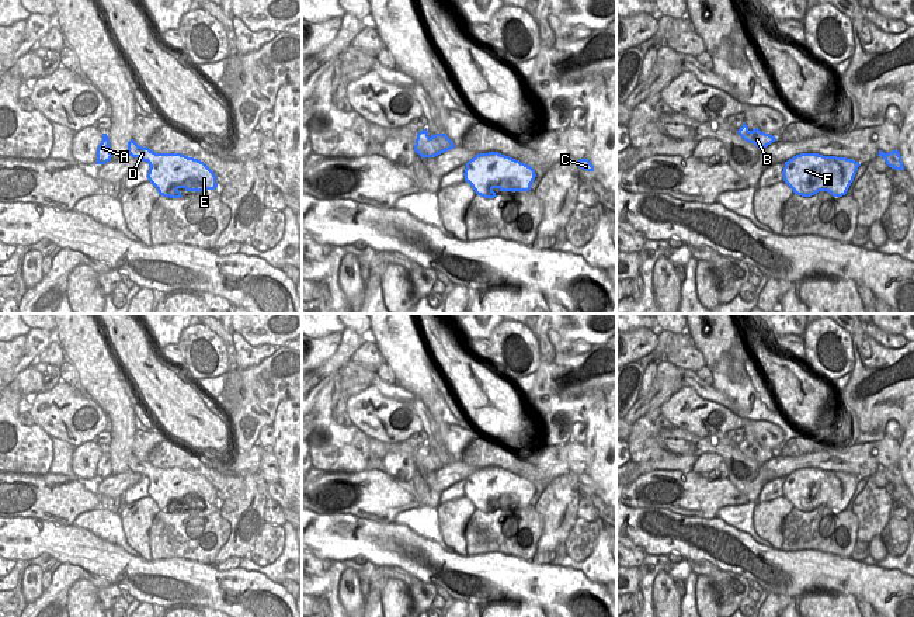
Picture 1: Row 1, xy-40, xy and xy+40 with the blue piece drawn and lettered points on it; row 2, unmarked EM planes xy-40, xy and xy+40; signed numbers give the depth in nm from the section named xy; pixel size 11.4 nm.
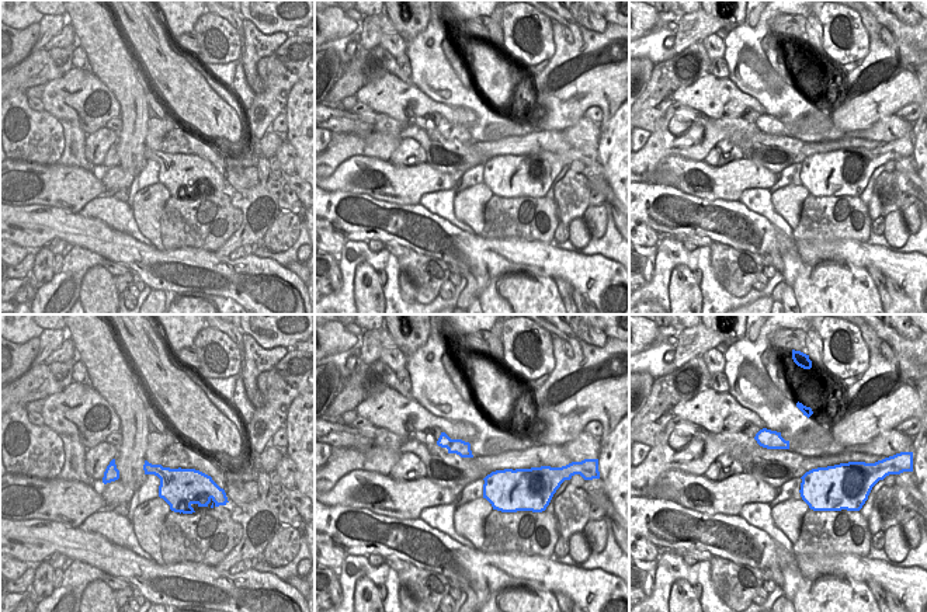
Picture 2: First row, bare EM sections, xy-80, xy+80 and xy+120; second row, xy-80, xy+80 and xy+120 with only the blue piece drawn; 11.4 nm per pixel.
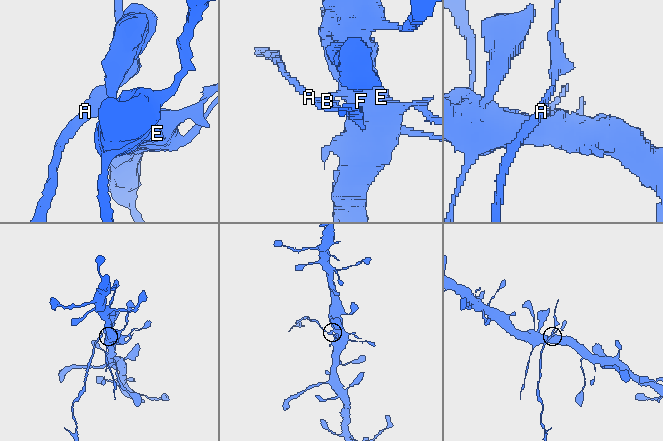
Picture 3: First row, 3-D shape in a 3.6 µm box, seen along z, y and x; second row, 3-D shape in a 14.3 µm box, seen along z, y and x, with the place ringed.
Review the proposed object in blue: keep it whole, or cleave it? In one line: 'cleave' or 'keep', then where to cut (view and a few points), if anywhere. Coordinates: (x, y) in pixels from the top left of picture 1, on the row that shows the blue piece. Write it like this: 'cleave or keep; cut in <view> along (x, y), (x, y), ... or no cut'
cleave; cut in xy along (431, 137), (444, 151)

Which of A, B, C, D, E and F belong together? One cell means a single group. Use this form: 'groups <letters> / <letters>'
groups A B / C D E F

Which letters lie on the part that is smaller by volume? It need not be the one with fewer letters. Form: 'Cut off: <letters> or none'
Cut off: A, B.

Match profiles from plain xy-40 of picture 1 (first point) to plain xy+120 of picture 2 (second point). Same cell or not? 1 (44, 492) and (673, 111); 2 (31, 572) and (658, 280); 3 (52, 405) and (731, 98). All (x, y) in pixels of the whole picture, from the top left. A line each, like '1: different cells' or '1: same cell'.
1: different cells
2: different cells
3: same cell

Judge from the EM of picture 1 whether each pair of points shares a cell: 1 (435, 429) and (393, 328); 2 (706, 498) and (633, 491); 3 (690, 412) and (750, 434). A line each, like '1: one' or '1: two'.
1: one
2: one
3: one

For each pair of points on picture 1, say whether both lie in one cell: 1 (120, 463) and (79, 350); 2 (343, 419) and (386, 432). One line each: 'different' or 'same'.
1: same
2: different

